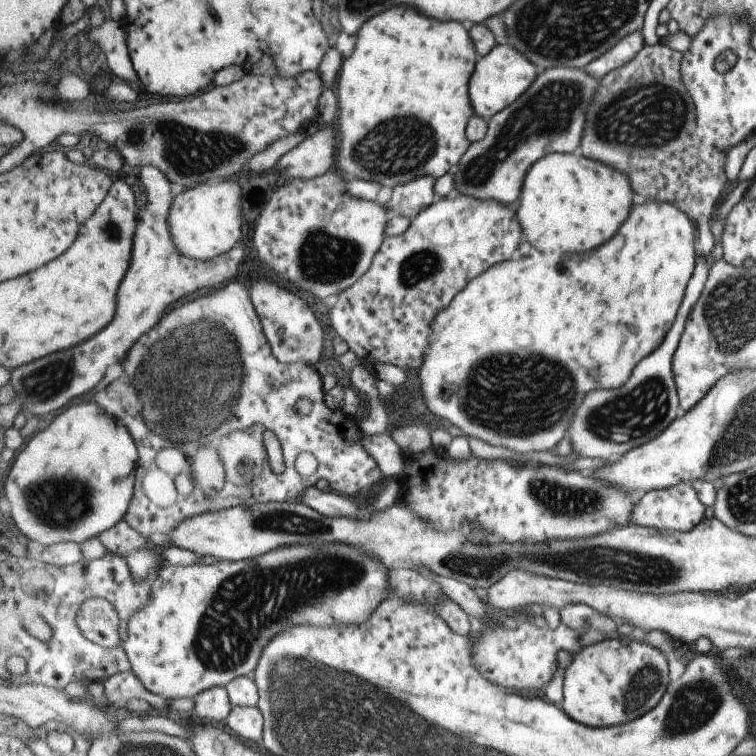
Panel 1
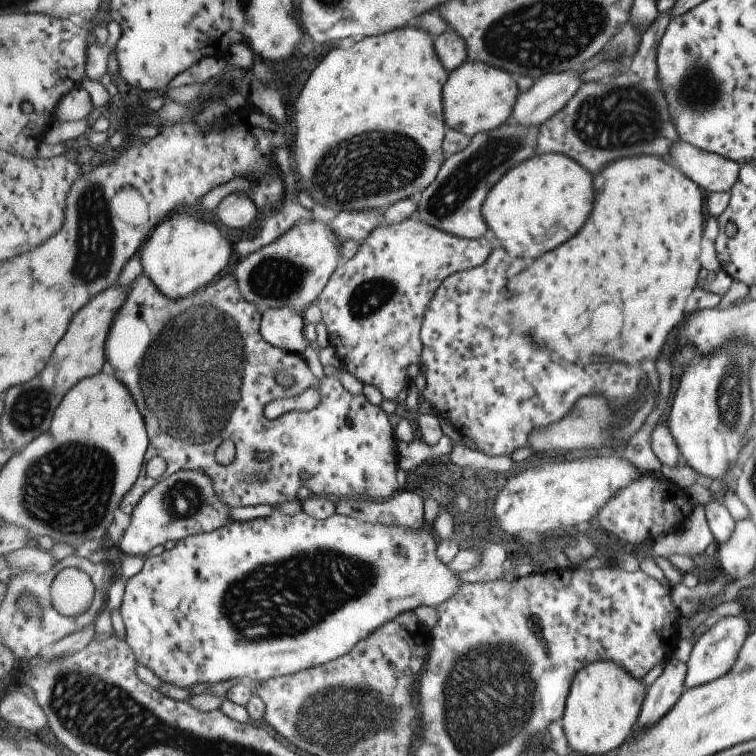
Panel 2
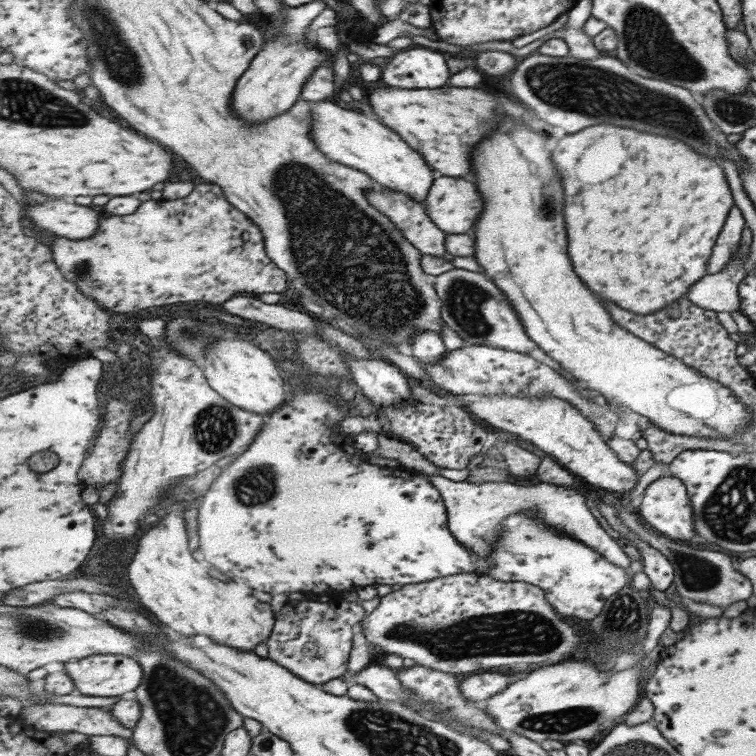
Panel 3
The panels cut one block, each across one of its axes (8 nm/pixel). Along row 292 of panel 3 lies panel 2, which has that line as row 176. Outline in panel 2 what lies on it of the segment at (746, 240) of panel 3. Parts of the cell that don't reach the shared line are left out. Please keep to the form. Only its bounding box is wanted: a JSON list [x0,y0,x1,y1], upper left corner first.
[672,141,742,193]

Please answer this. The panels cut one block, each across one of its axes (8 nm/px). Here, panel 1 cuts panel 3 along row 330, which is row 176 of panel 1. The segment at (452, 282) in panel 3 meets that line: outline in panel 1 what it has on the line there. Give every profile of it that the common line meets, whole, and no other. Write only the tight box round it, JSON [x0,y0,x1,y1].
[454,67,601,205]

